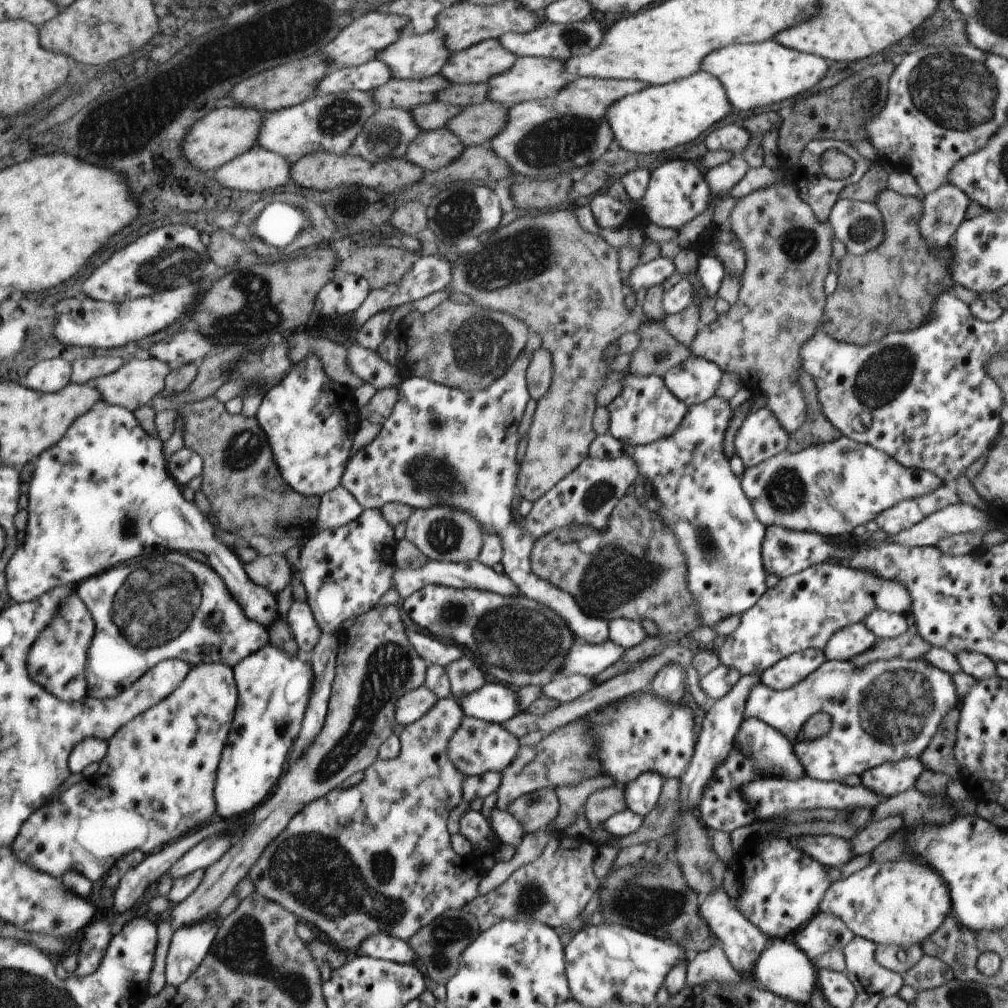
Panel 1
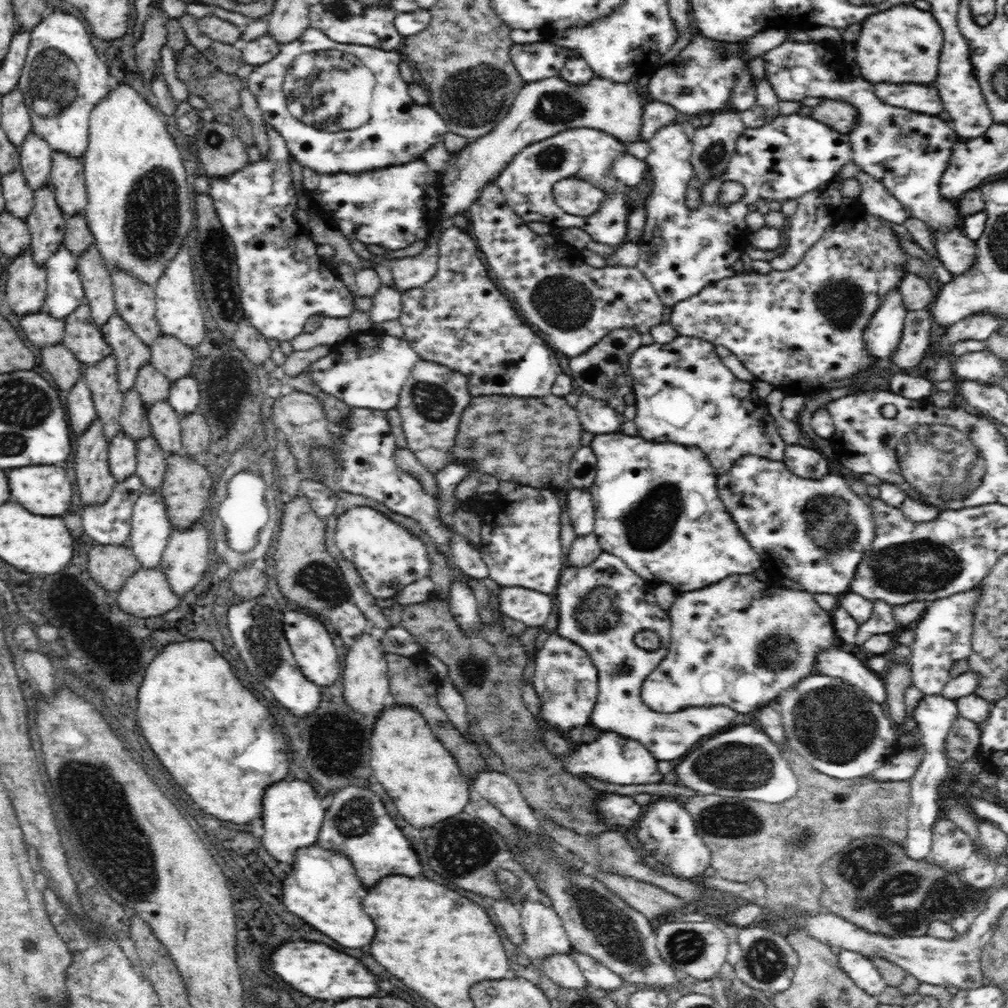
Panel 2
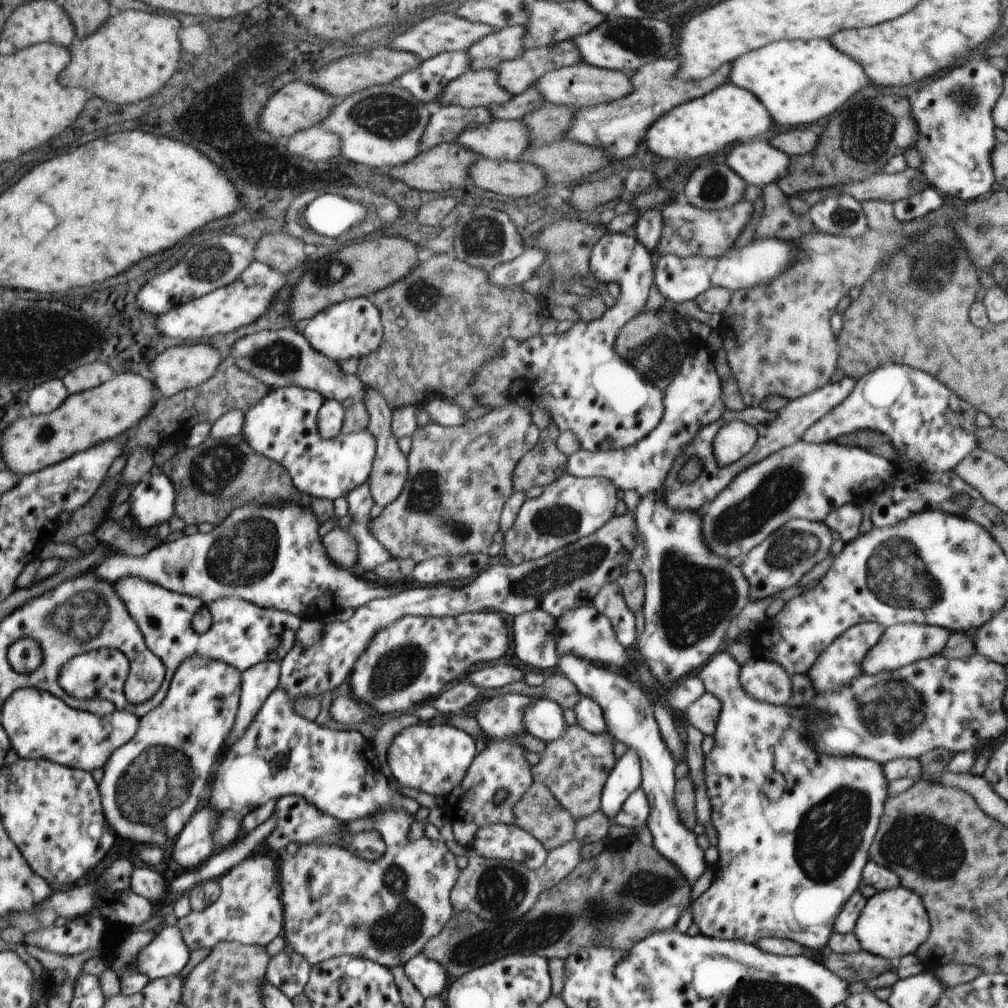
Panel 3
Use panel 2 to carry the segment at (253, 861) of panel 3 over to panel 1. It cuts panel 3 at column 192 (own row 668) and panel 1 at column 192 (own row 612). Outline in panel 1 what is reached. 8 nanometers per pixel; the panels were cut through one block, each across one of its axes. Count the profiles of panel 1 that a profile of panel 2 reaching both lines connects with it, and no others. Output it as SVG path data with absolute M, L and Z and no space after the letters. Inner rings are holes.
M220 918L180 927L172 935L165 960L166 984L180 986L195 973L216 938Z

